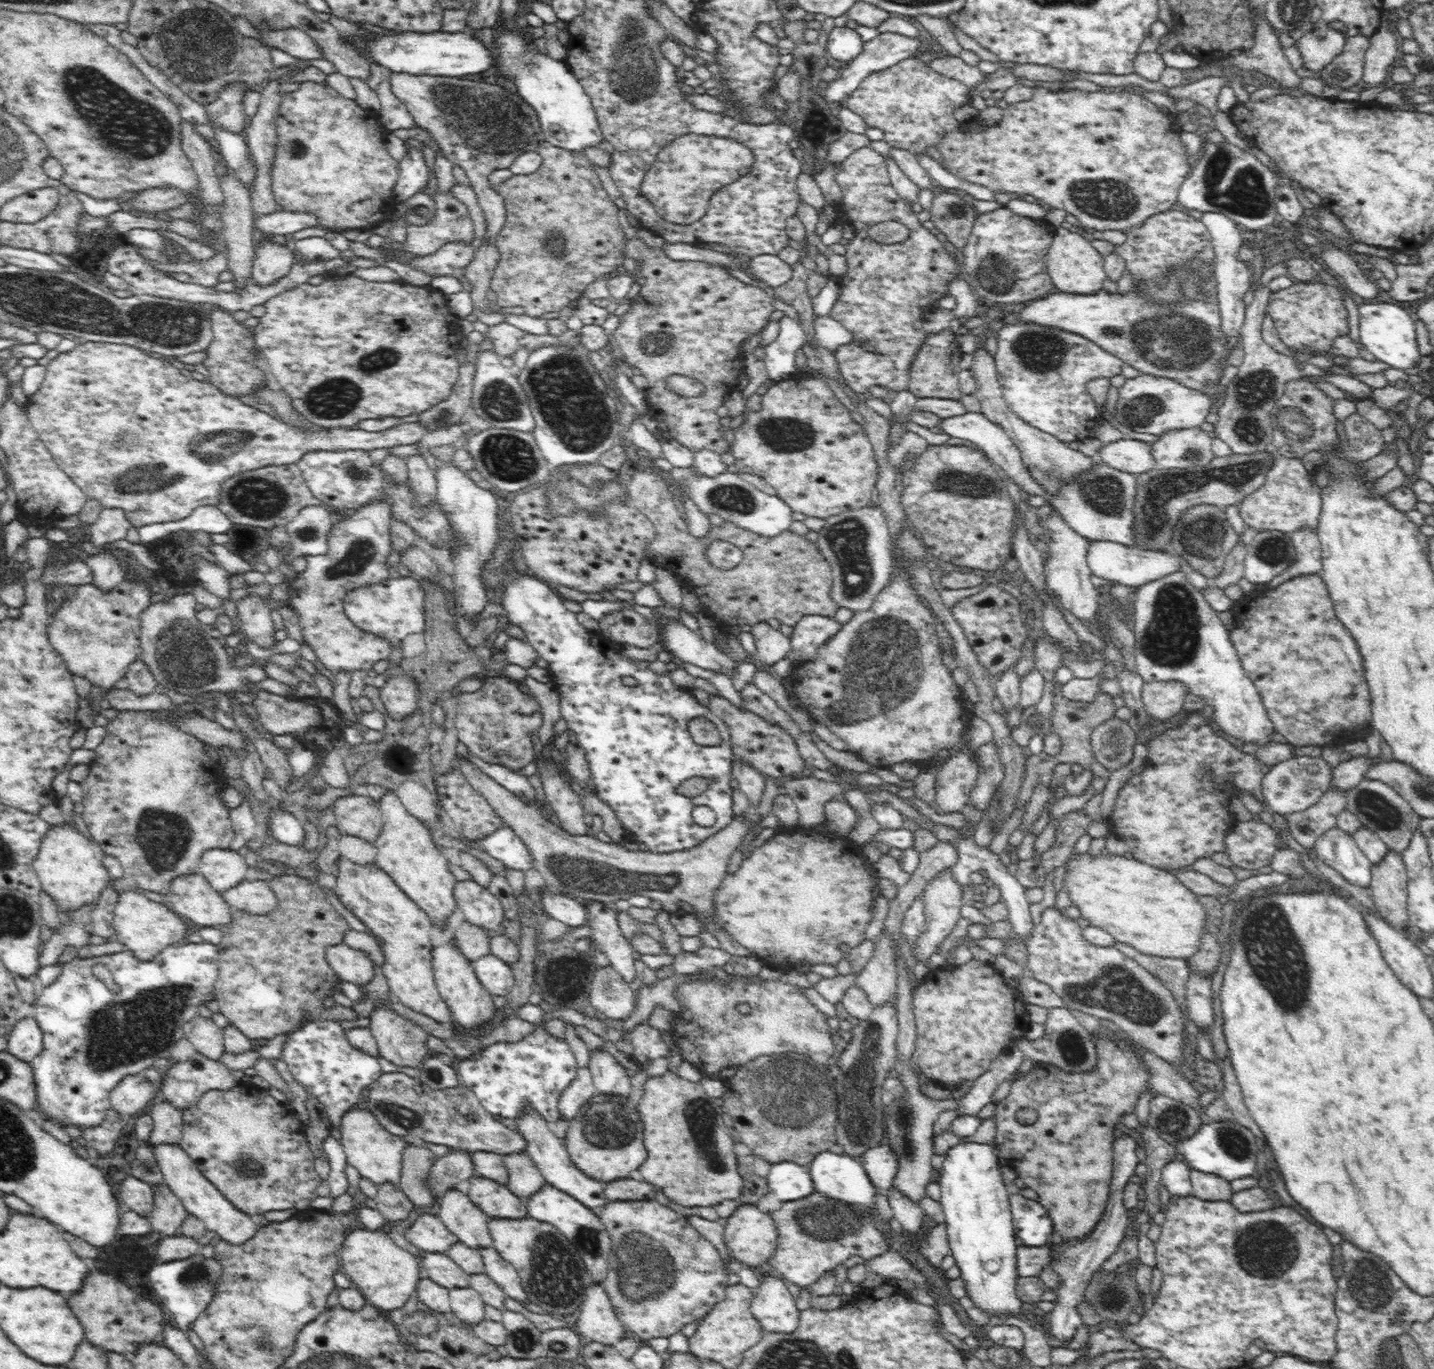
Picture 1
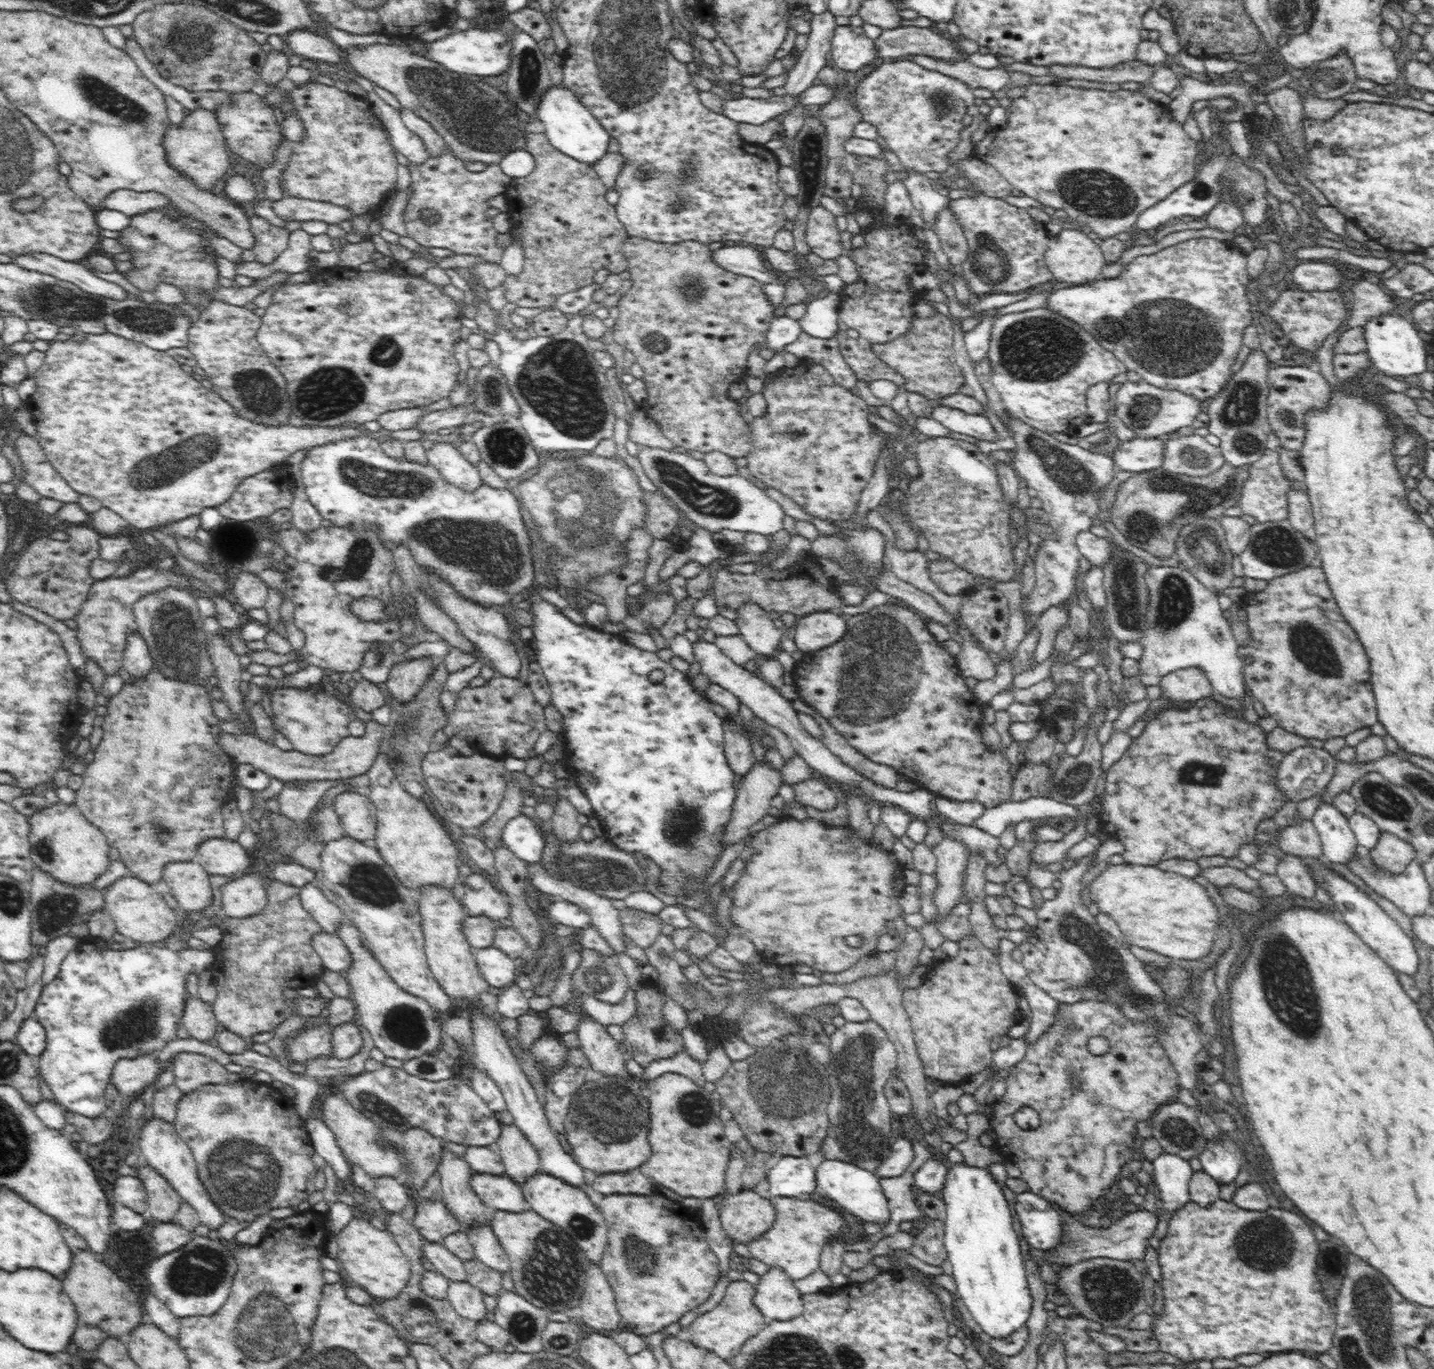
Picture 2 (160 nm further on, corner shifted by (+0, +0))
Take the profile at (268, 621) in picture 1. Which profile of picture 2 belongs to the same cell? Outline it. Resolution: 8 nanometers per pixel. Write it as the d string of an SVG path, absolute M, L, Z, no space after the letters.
M240 572L234 580L233 596L235 602L248 612L251 608L265 608L269 586L258 575Z

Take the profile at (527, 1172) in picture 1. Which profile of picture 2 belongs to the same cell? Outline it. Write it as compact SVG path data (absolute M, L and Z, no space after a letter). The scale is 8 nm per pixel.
M514 1124L504 1126L496 1142L496 1151L504 1166L504 1173L522 1186L528 1178L541 1172L536 1147Z

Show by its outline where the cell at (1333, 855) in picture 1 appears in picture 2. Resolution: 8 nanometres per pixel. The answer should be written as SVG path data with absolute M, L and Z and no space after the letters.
M1320 803L1310 818L1322 841L1323 859L1349 863L1358 851L1358 844L1348 819L1334 803Z

